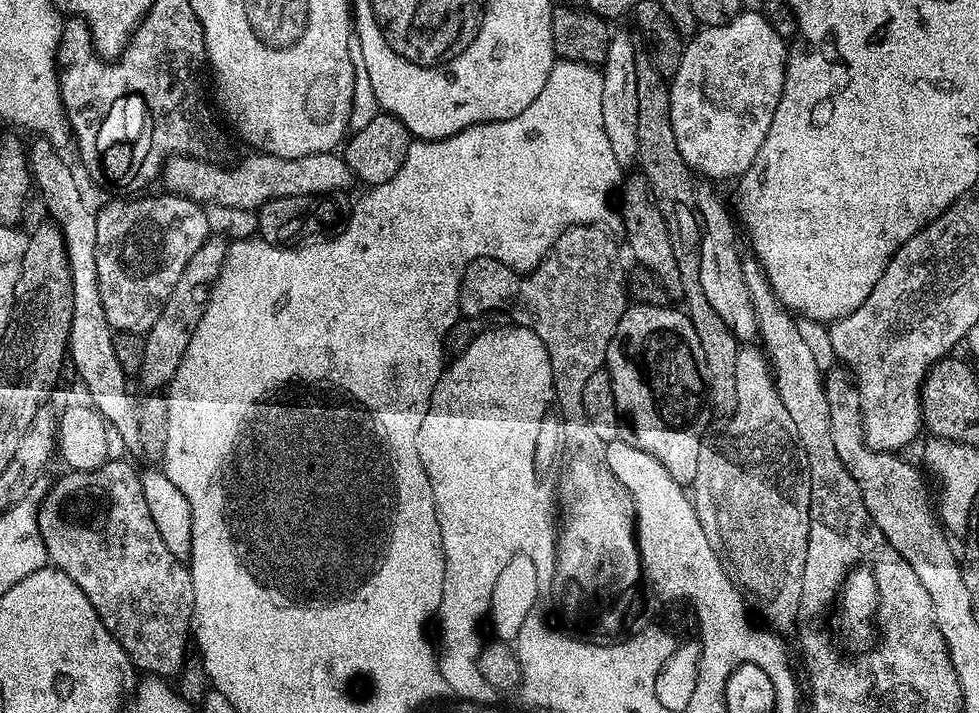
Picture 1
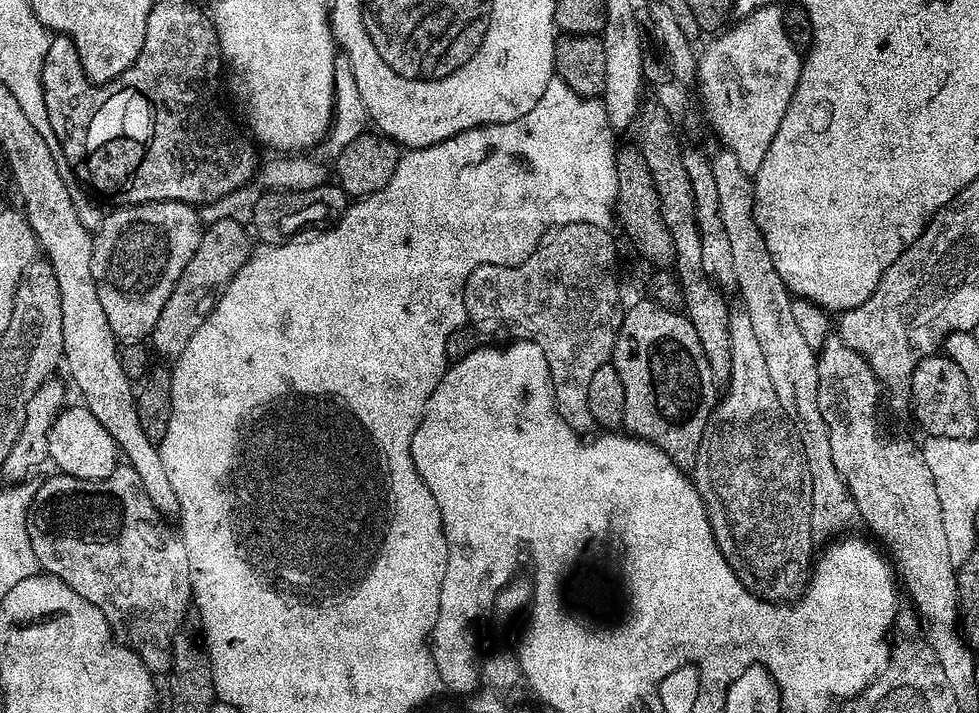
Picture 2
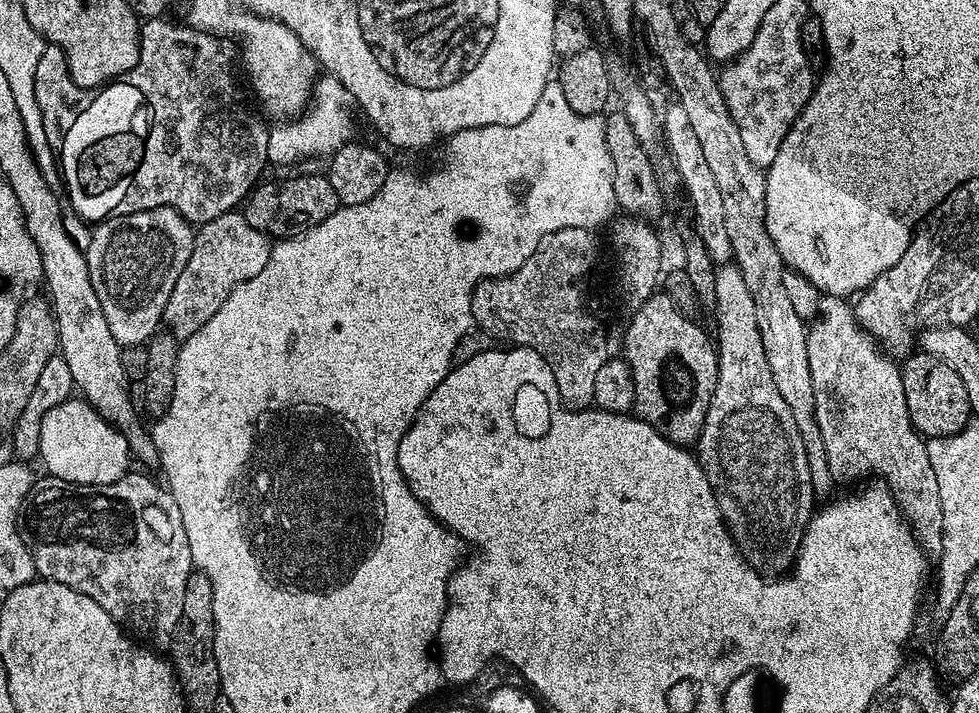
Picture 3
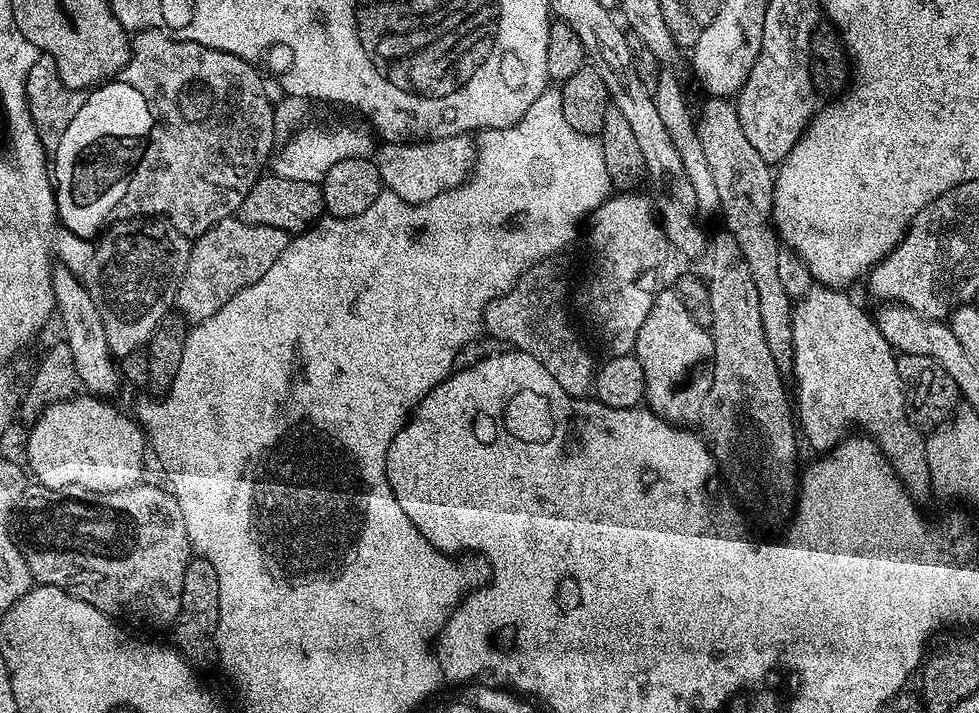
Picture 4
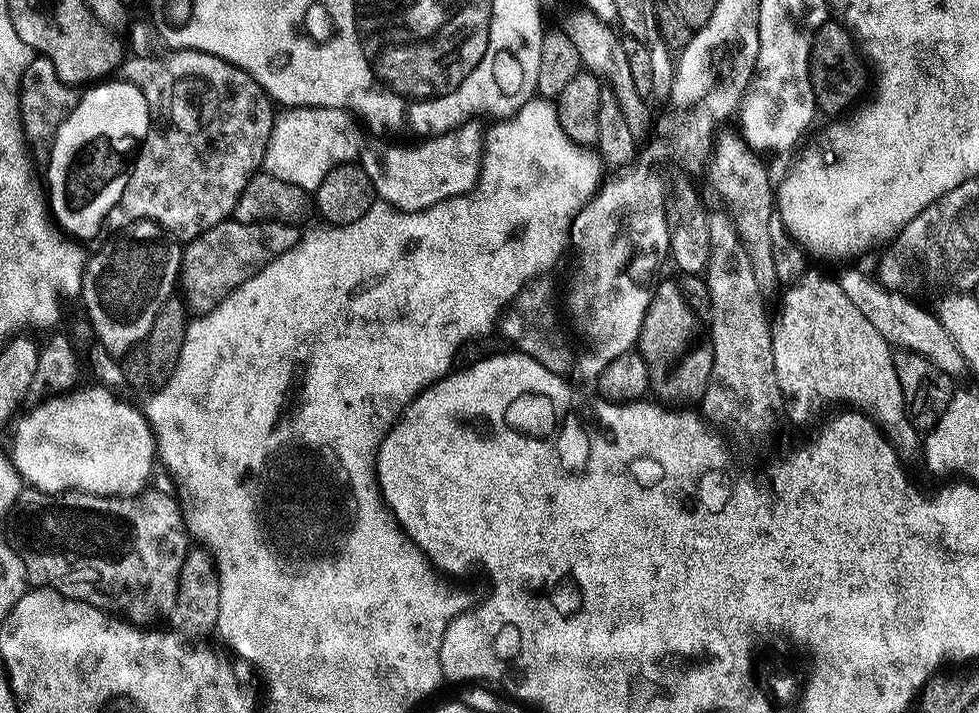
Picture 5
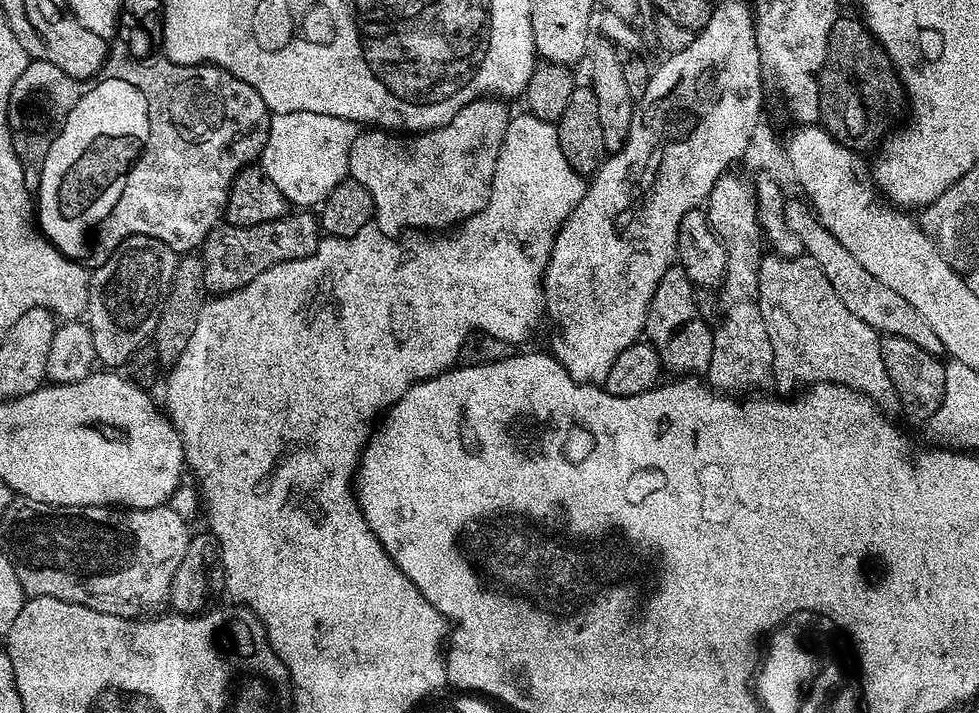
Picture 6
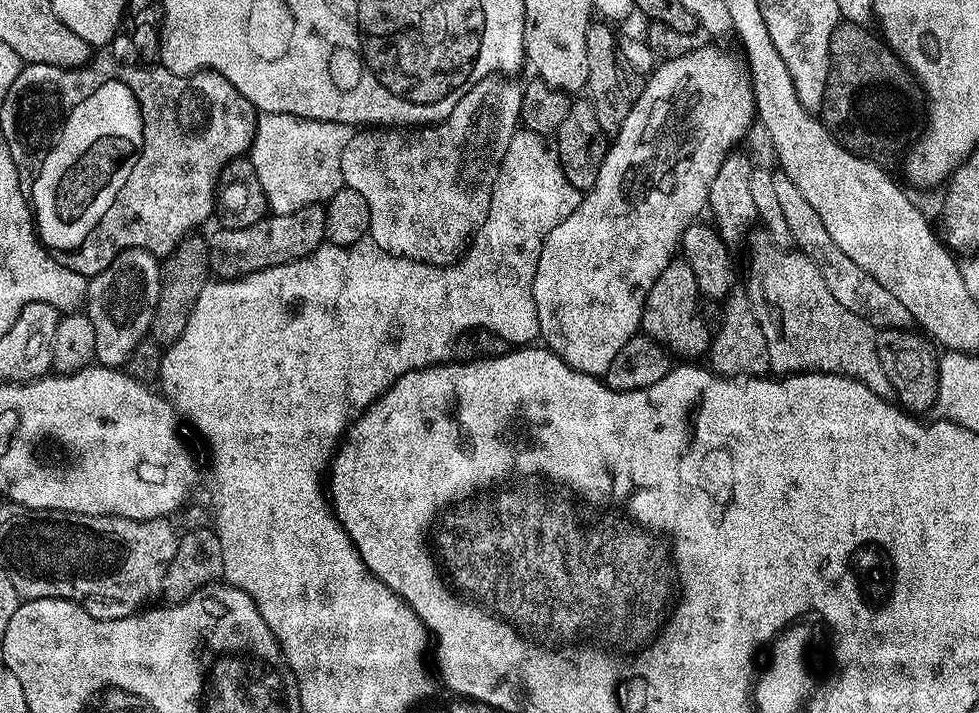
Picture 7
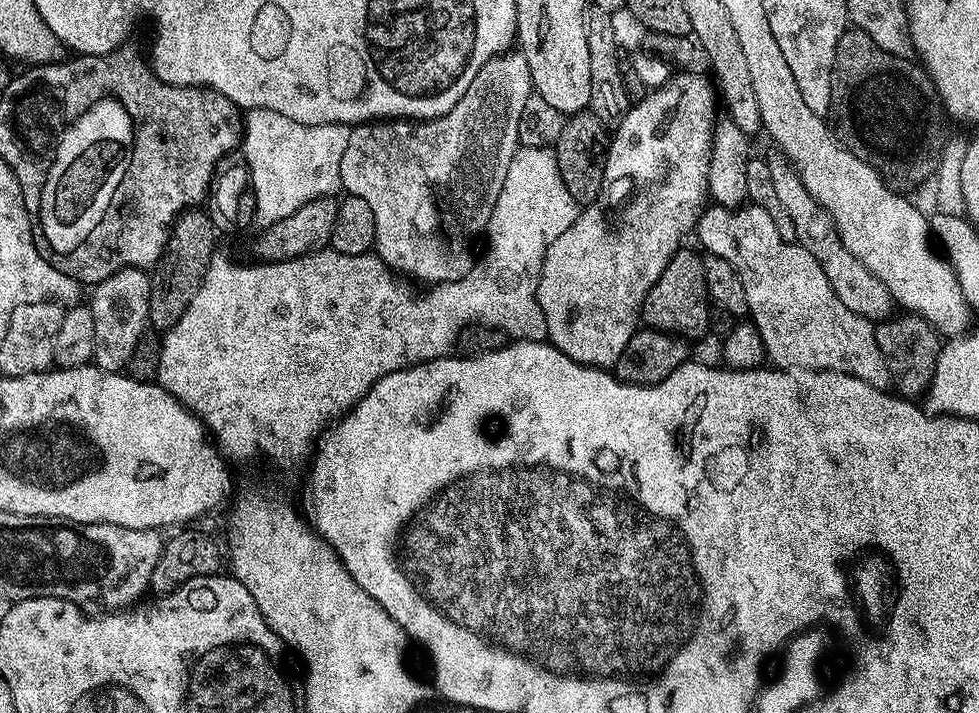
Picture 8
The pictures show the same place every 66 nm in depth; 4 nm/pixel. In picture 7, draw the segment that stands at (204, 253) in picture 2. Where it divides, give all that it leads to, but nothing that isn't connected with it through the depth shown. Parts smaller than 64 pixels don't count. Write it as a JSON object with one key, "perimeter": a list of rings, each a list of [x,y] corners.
{"perimeter":[[[307,204],[305,208],[294,210],[290,214],[268,214],[263,220],[254,222],[254,226],[241,228],[221,227],[220,232],[210,236],[210,264],[217,277],[225,280],[235,280],[248,276],[252,272],[260,272],[264,268],[273,268],[289,264],[295,260],[305,260],[314,254],[326,240],[326,214],[324,204]]]}

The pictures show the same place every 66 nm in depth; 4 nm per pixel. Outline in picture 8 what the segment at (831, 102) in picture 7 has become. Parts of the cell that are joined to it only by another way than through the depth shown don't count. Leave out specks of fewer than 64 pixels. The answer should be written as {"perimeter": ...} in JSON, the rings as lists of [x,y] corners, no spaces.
{"perimeter":[[[846,30],[841,34],[840,41],[836,47],[836,58],[832,62],[831,131],[834,133],[836,139],[839,140],[840,144],[846,146],[846,150],[850,150],[850,154],[854,154],[854,158],[862,158],[862,162],[866,162],[875,172],[879,172],[881,178],[889,187],[897,190],[916,188],[923,180],[927,180],[927,182],[931,181],[936,175],[936,168],[939,166],[940,152],[943,150],[946,141],[946,134],[944,134],[946,113],[941,105],[940,95],[936,92],[936,87],[932,85],[932,79],[928,77],[923,67],[917,66],[915,63],[913,63],[914,65],[908,63],[912,62],[899,56],[891,56],[886,50],[879,48],[865,32],[859,30]]]}

